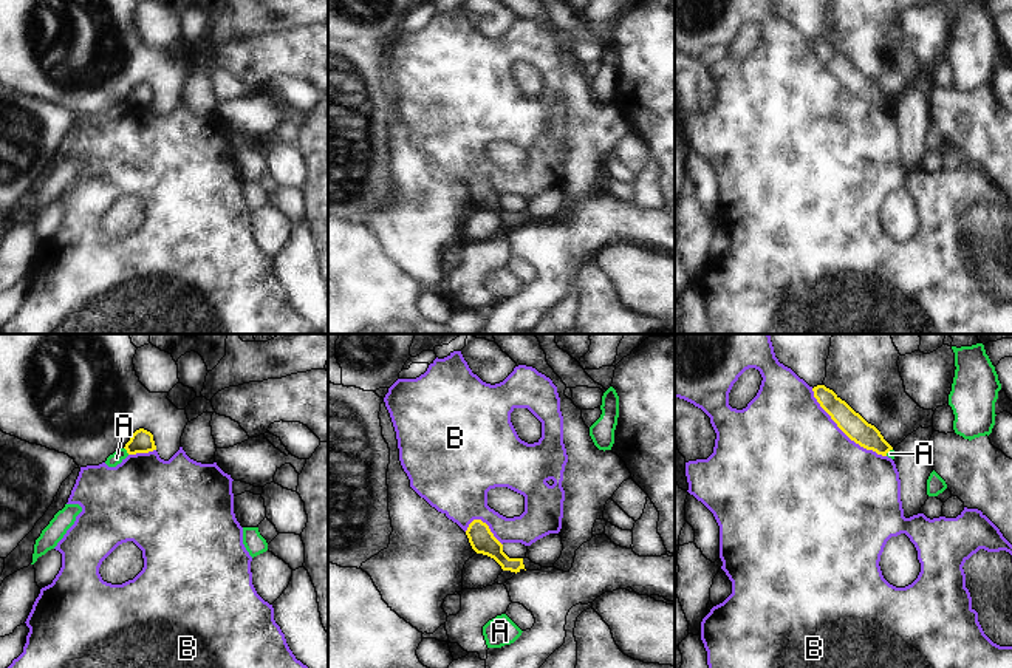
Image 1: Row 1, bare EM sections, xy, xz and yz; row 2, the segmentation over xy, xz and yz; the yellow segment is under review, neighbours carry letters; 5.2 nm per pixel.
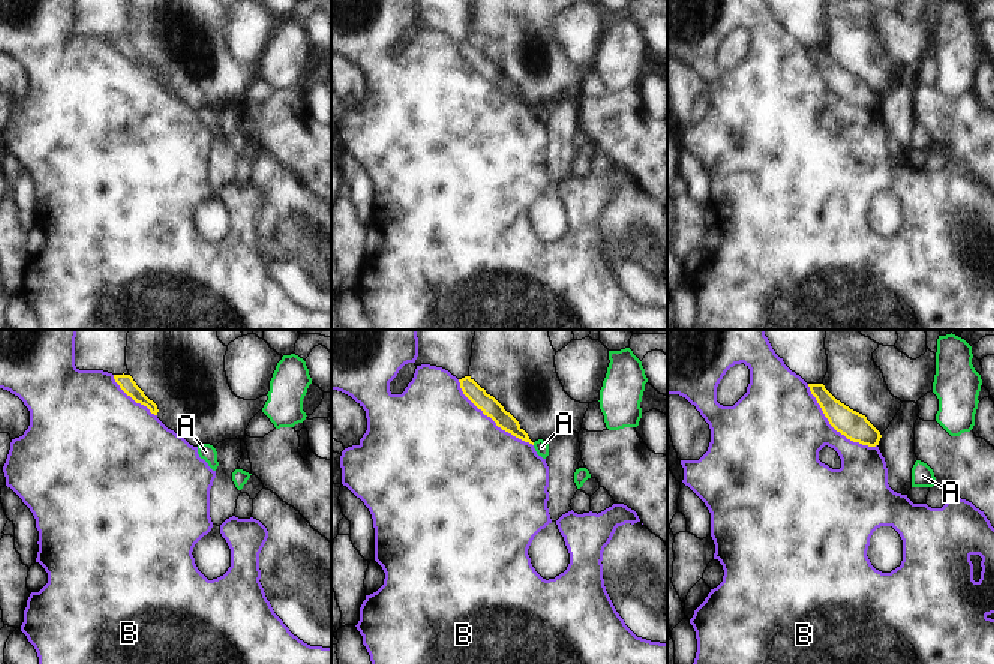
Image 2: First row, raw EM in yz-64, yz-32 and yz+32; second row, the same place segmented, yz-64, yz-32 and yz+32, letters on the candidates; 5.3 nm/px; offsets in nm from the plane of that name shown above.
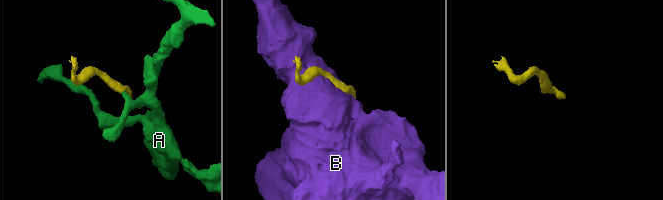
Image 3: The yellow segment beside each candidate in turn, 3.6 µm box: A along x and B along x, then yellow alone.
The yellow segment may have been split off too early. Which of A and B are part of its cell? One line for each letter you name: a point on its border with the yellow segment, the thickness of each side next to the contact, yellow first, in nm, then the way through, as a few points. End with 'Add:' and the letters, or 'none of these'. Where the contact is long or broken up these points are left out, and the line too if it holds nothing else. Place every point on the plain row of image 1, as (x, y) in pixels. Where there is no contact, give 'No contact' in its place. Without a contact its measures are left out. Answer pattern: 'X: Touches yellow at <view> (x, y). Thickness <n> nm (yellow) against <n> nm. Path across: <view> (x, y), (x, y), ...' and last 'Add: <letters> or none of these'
Add: none of these

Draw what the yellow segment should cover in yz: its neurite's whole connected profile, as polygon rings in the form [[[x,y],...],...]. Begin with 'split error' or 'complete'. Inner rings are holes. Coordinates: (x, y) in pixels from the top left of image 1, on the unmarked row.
complete; [[[825,39],[812,42],[820,60],[831,70],[837,80],[856,97],[877,108],[887,110],[893,101],[884,93],[880,85],[868,77],[845,54]]]

